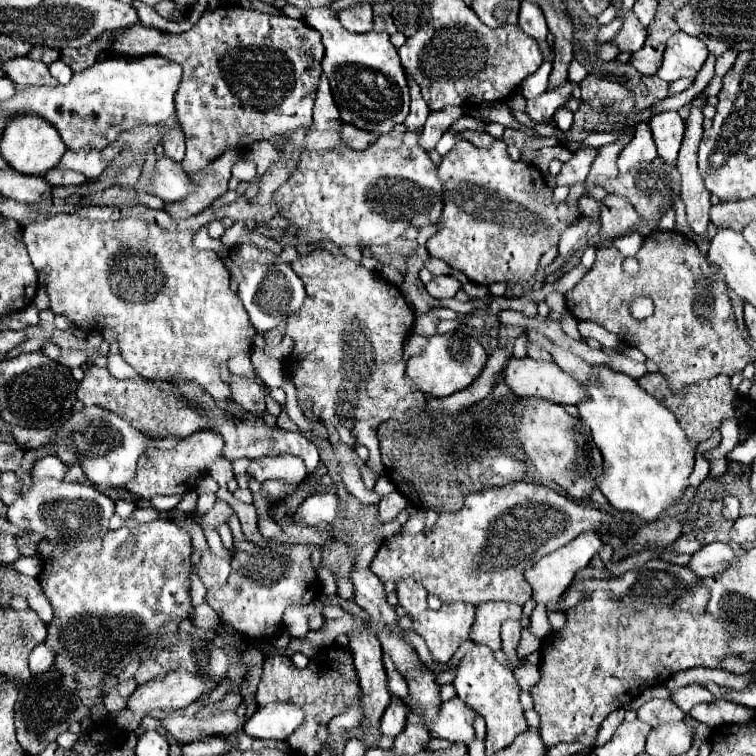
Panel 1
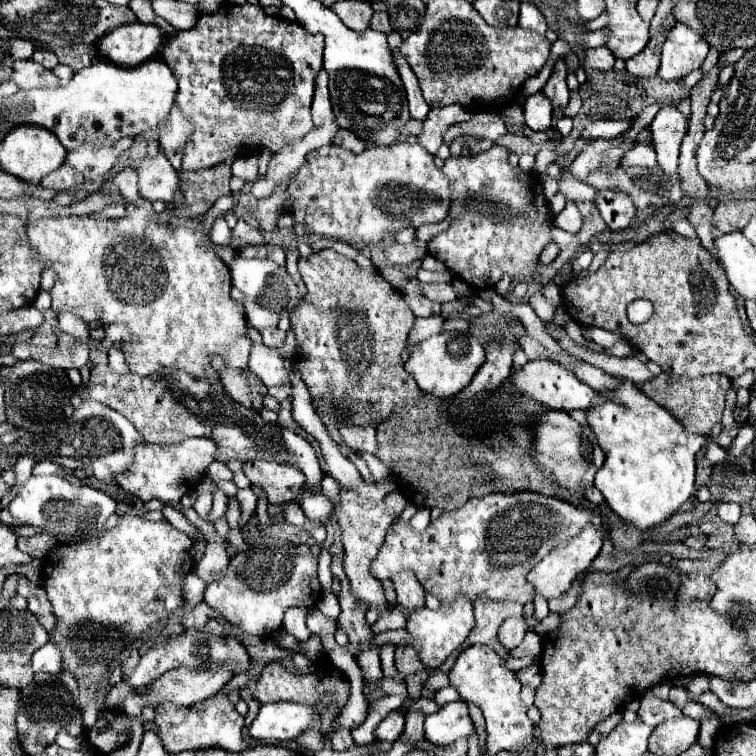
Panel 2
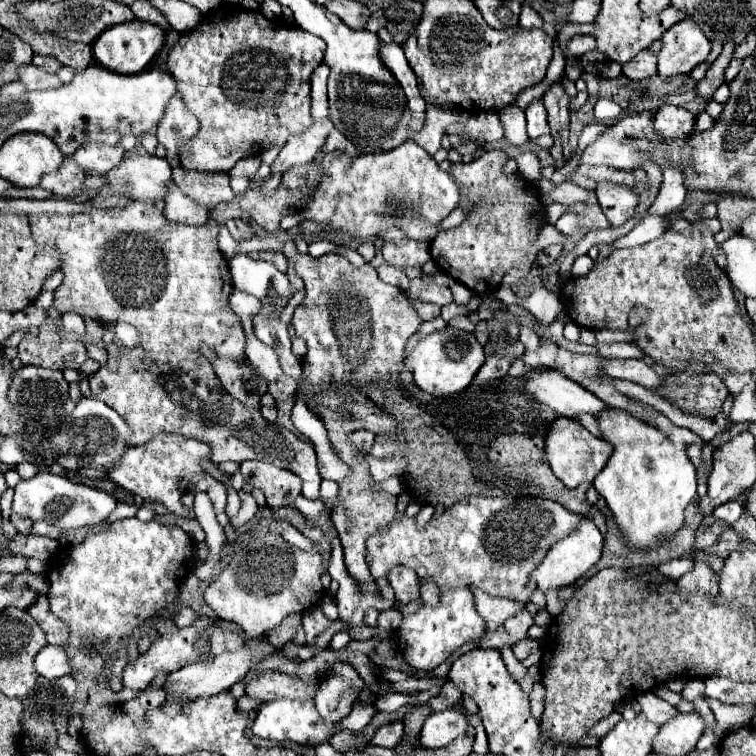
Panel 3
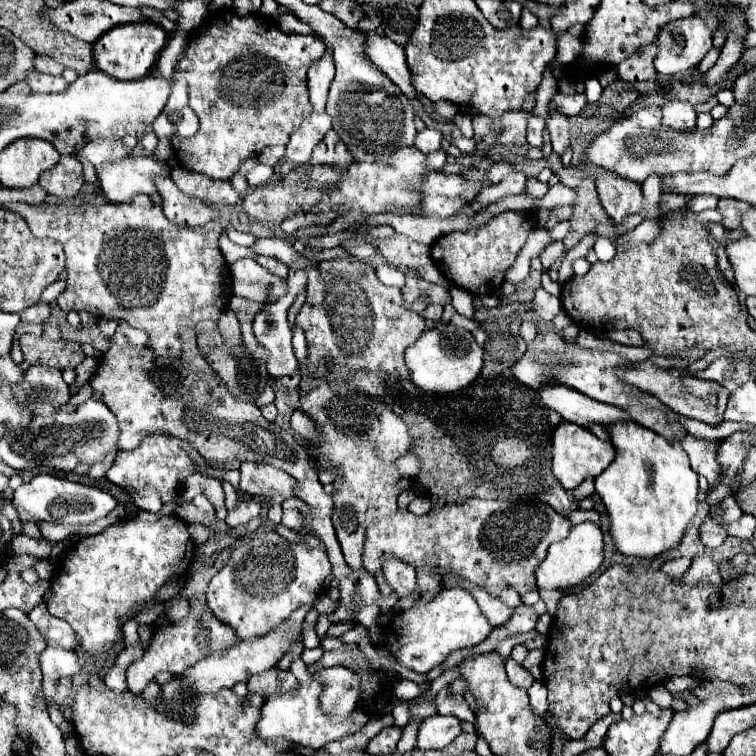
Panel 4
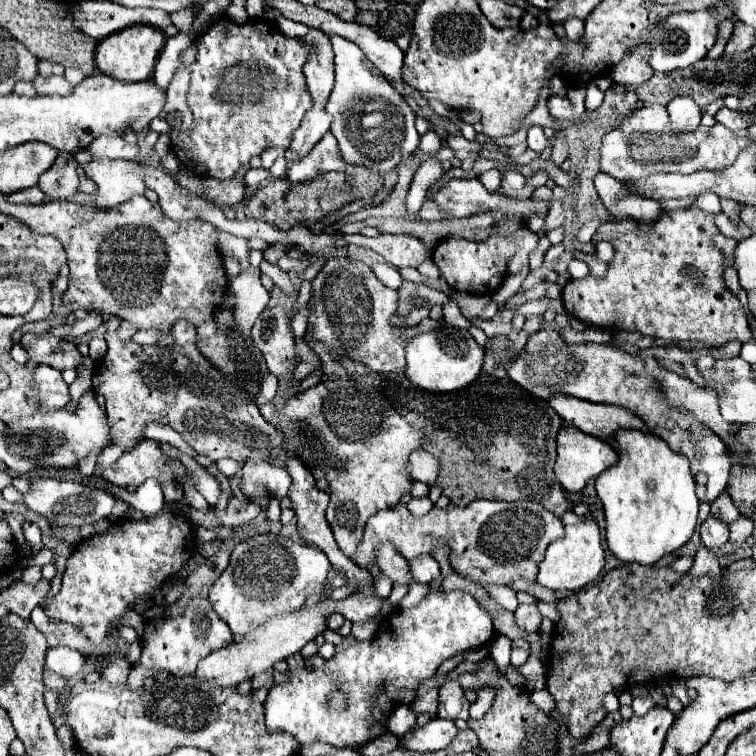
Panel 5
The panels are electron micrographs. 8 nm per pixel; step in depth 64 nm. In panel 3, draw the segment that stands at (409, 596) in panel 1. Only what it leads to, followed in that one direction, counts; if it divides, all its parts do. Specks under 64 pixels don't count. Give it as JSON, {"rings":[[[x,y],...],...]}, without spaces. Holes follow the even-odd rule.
{"rings":[[[390,568],[388,572],[388,582],[390,586],[394,588],[394,594],[396,594],[396,600],[408,604],[408,602],[414,602],[420,598],[420,582],[418,582],[418,576],[416,572],[412,572],[410,568]]]}

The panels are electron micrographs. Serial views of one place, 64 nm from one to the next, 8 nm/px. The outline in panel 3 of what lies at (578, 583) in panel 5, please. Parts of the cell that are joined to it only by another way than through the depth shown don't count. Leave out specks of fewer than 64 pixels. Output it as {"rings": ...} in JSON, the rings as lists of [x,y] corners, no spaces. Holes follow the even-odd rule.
{"rings":[[[584,518],[570,536],[566,536],[560,542],[556,542],[548,550],[546,558],[542,560],[542,564],[532,572],[532,578],[536,580],[536,584],[538,584],[538,588],[542,592],[564,588],[564,586],[572,586],[576,580],[580,580],[600,560],[600,556],[602,556],[602,534],[594,526],[592,520]]]}

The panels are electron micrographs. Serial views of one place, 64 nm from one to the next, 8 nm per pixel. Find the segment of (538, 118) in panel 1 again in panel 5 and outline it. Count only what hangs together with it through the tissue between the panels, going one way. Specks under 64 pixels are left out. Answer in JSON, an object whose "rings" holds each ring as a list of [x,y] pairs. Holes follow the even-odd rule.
{"rings":[[[532,126],[532,128],[528,130],[528,148],[534,150],[534,152],[538,152],[538,154],[542,154],[542,150],[544,150],[546,146],[548,146],[548,140],[546,140],[542,128],[540,128],[540,126]]]}

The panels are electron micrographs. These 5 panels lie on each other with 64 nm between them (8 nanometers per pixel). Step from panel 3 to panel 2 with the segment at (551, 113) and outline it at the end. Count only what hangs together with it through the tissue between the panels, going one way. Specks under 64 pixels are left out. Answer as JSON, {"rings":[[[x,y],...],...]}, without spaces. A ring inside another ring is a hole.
{"rings":[[[560,60],[560,62],[556,64],[556,68],[554,68],[550,80],[546,82],[542,94],[548,96],[548,100],[552,100],[554,110],[568,106],[570,90],[568,90],[568,86],[566,86],[566,64],[564,64],[564,60]]]}

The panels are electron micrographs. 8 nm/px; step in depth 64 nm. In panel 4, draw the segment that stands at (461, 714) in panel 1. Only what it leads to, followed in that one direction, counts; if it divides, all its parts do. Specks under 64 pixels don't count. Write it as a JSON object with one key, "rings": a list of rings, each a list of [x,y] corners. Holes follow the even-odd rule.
{"rings":[[[430,716],[418,728],[416,748],[418,750],[438,750],[446,748],[460,734],[460,720],[454,716]]]}

